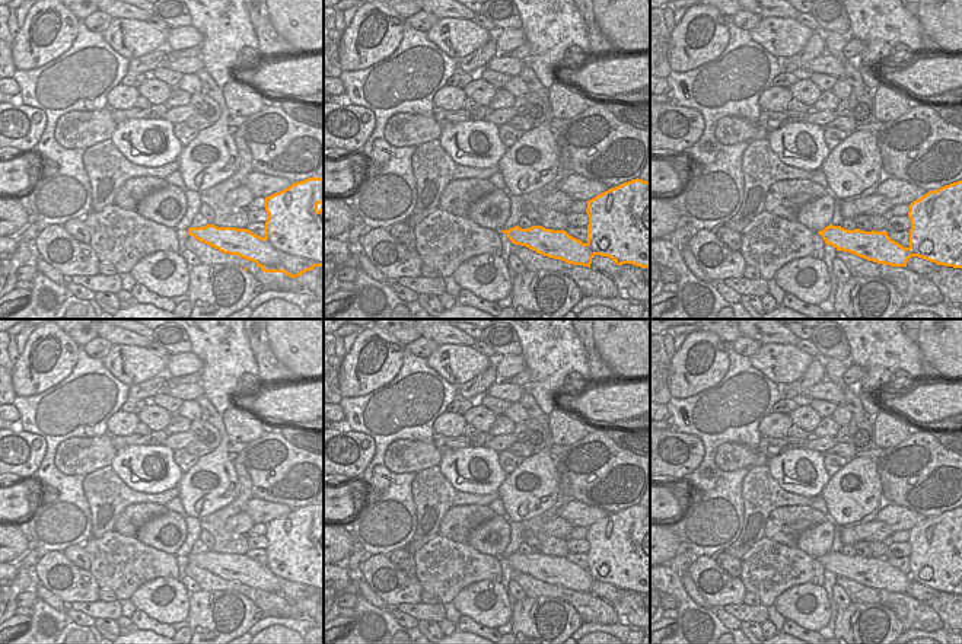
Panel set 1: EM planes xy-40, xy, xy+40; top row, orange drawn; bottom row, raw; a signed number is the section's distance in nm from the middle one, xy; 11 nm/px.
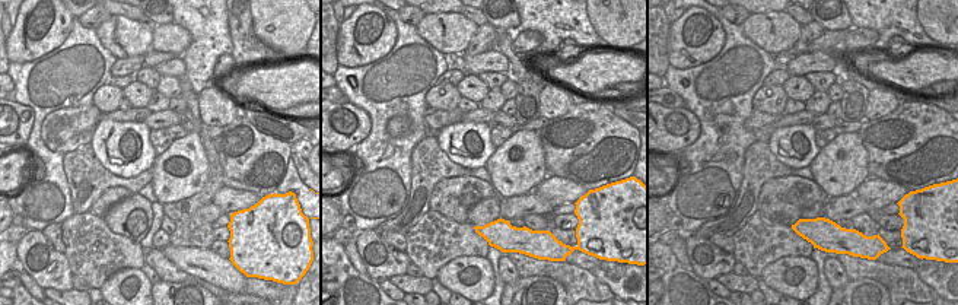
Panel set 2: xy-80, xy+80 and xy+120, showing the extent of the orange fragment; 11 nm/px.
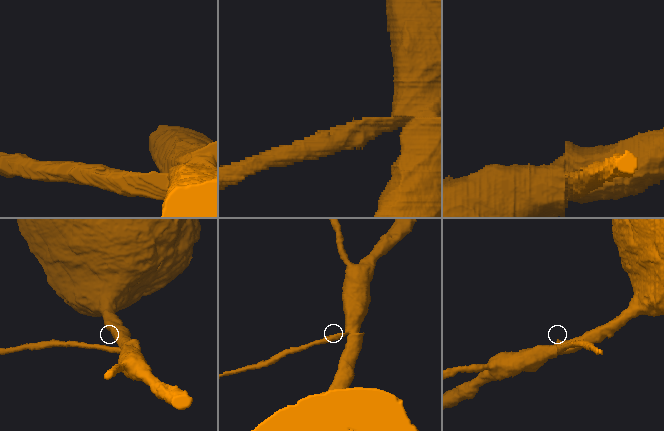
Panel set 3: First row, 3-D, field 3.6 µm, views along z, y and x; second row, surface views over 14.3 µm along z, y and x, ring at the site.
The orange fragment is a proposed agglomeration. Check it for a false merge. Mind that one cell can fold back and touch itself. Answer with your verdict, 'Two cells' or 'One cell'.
Two cells

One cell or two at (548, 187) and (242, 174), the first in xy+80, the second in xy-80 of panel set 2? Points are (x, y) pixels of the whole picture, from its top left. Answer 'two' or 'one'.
two

